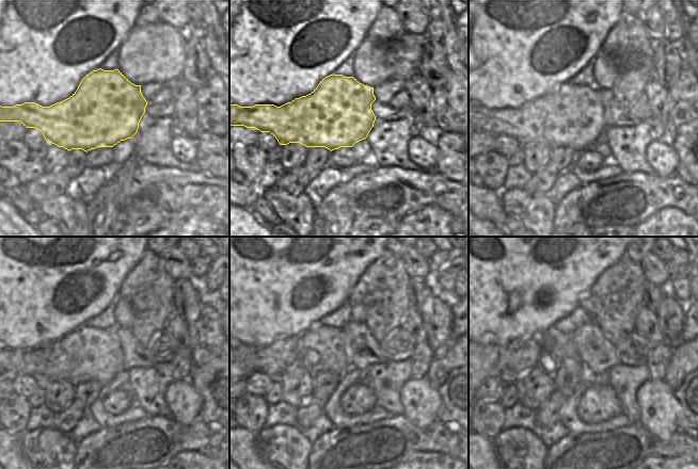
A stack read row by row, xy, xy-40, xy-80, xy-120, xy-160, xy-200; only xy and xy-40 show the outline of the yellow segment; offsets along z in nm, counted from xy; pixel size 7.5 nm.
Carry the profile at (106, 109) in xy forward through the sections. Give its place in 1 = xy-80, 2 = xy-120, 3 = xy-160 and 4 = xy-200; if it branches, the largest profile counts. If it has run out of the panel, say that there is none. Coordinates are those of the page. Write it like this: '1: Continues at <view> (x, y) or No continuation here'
1: Continues at xy-80 (571, 115)
2: Continues at xy-120 (86, 353)
3: Continues at xy-160 (328, 341)
4: Continues at xy-200 (559, 344).

